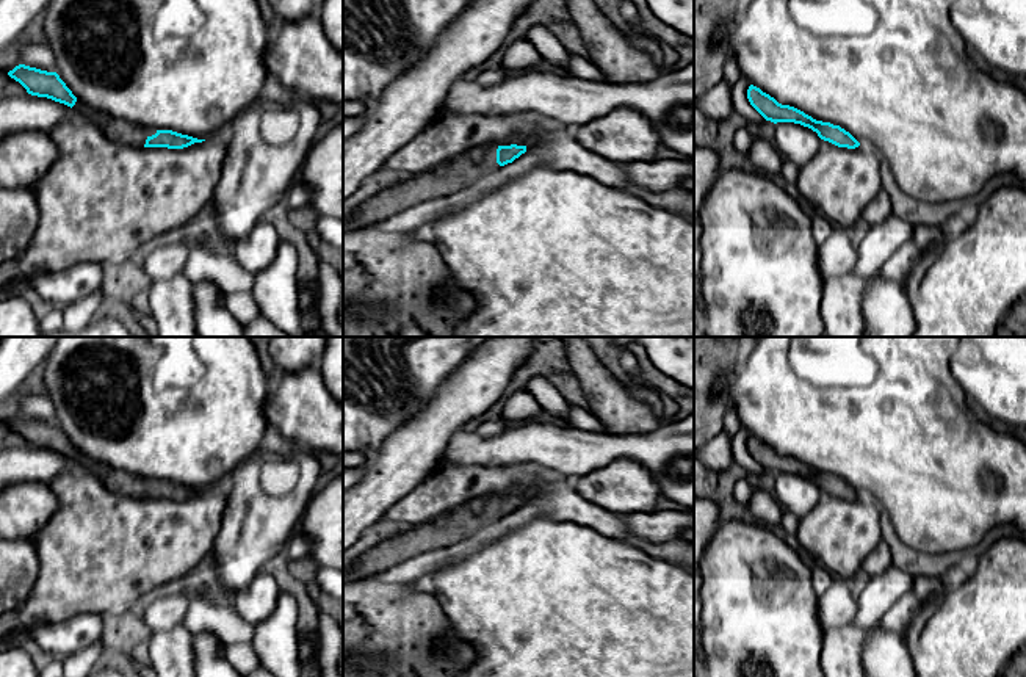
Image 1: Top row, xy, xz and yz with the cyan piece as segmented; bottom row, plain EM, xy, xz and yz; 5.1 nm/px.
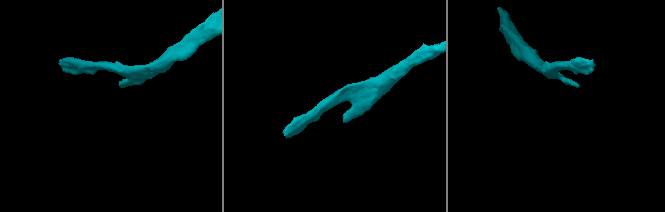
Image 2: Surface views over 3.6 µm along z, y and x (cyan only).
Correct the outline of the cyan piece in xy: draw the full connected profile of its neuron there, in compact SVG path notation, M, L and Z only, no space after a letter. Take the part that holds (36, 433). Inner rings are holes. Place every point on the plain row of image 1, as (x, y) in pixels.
M19 415L13 422L9 422L8 426L19 433L31 447L47 448L70 459L77 453L77 448L72 445L72 442L66 437L66 434L60 429L56 423L47 423L25 415Z

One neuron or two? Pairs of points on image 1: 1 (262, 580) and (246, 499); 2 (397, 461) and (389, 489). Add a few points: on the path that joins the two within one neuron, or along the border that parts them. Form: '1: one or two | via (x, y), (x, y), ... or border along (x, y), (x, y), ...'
1: two | border along (263, 569), (234, 597)
2: one | via (397, 467), (389, 475), (389, 483)

